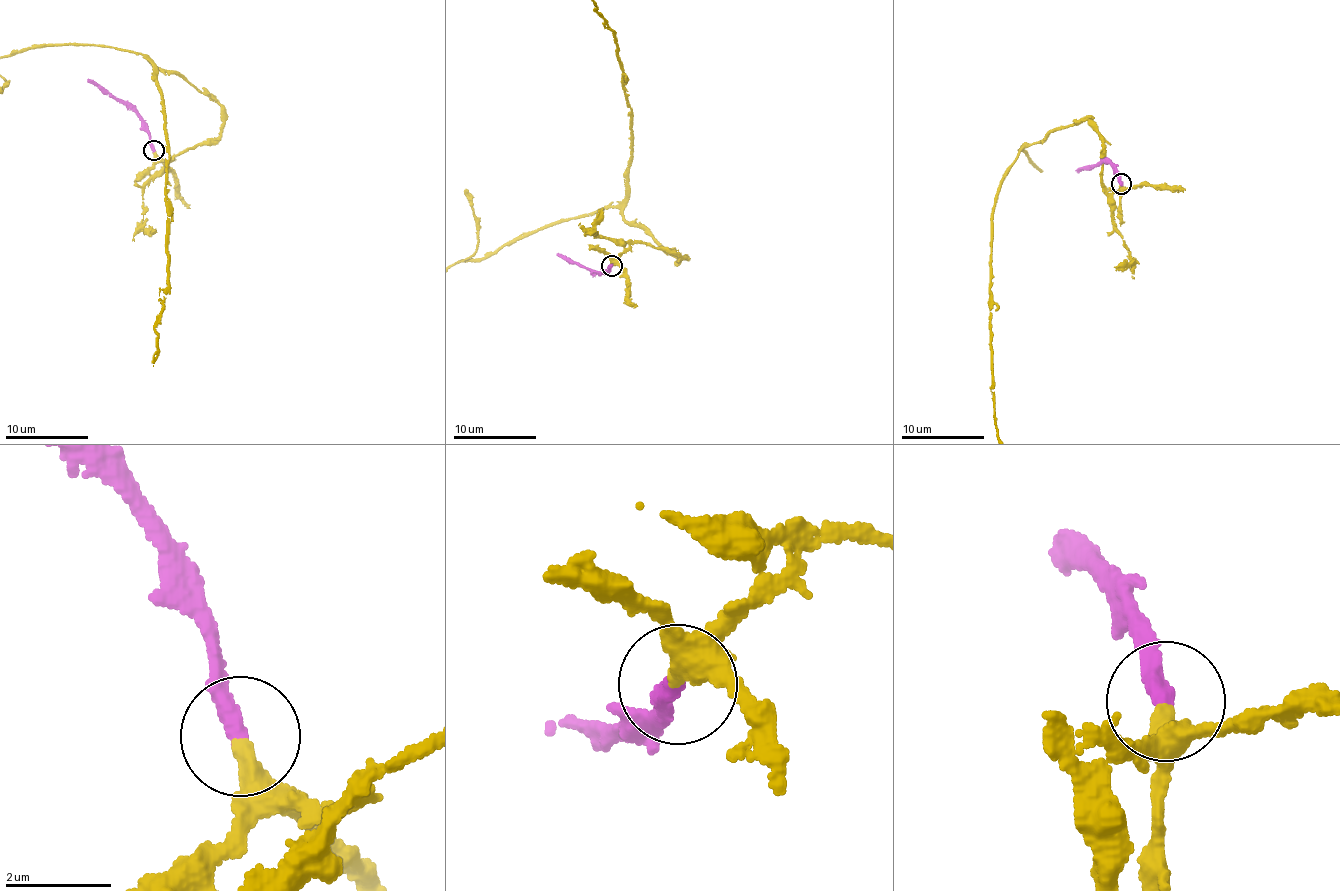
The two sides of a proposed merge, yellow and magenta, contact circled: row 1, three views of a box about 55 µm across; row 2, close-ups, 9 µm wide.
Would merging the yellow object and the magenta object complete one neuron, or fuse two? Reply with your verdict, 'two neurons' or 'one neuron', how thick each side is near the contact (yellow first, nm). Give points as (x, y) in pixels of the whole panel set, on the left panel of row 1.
one neuron; 400 nm thick on the yellow side, 360 nm on the other

